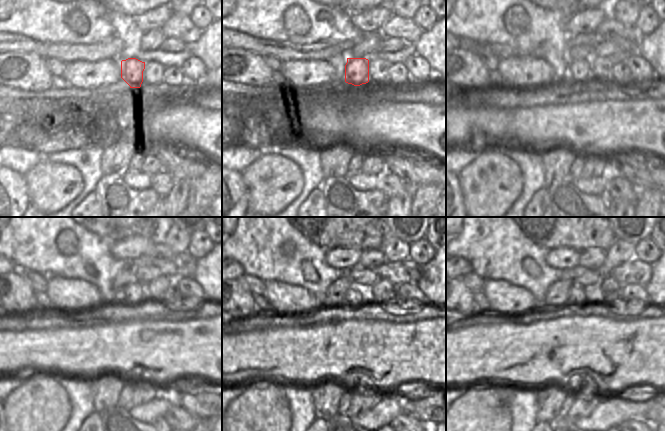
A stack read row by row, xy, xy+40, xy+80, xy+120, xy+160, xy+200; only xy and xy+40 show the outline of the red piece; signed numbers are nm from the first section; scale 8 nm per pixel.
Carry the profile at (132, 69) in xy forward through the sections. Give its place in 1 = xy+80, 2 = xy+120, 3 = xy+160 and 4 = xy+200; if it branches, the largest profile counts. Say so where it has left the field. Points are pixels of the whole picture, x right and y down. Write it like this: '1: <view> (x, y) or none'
1: xy+80 (579, 70)
2: xy+120 (133, 294)
3: xy+160 (356, 295)
4: xy+200 (578, 295)

